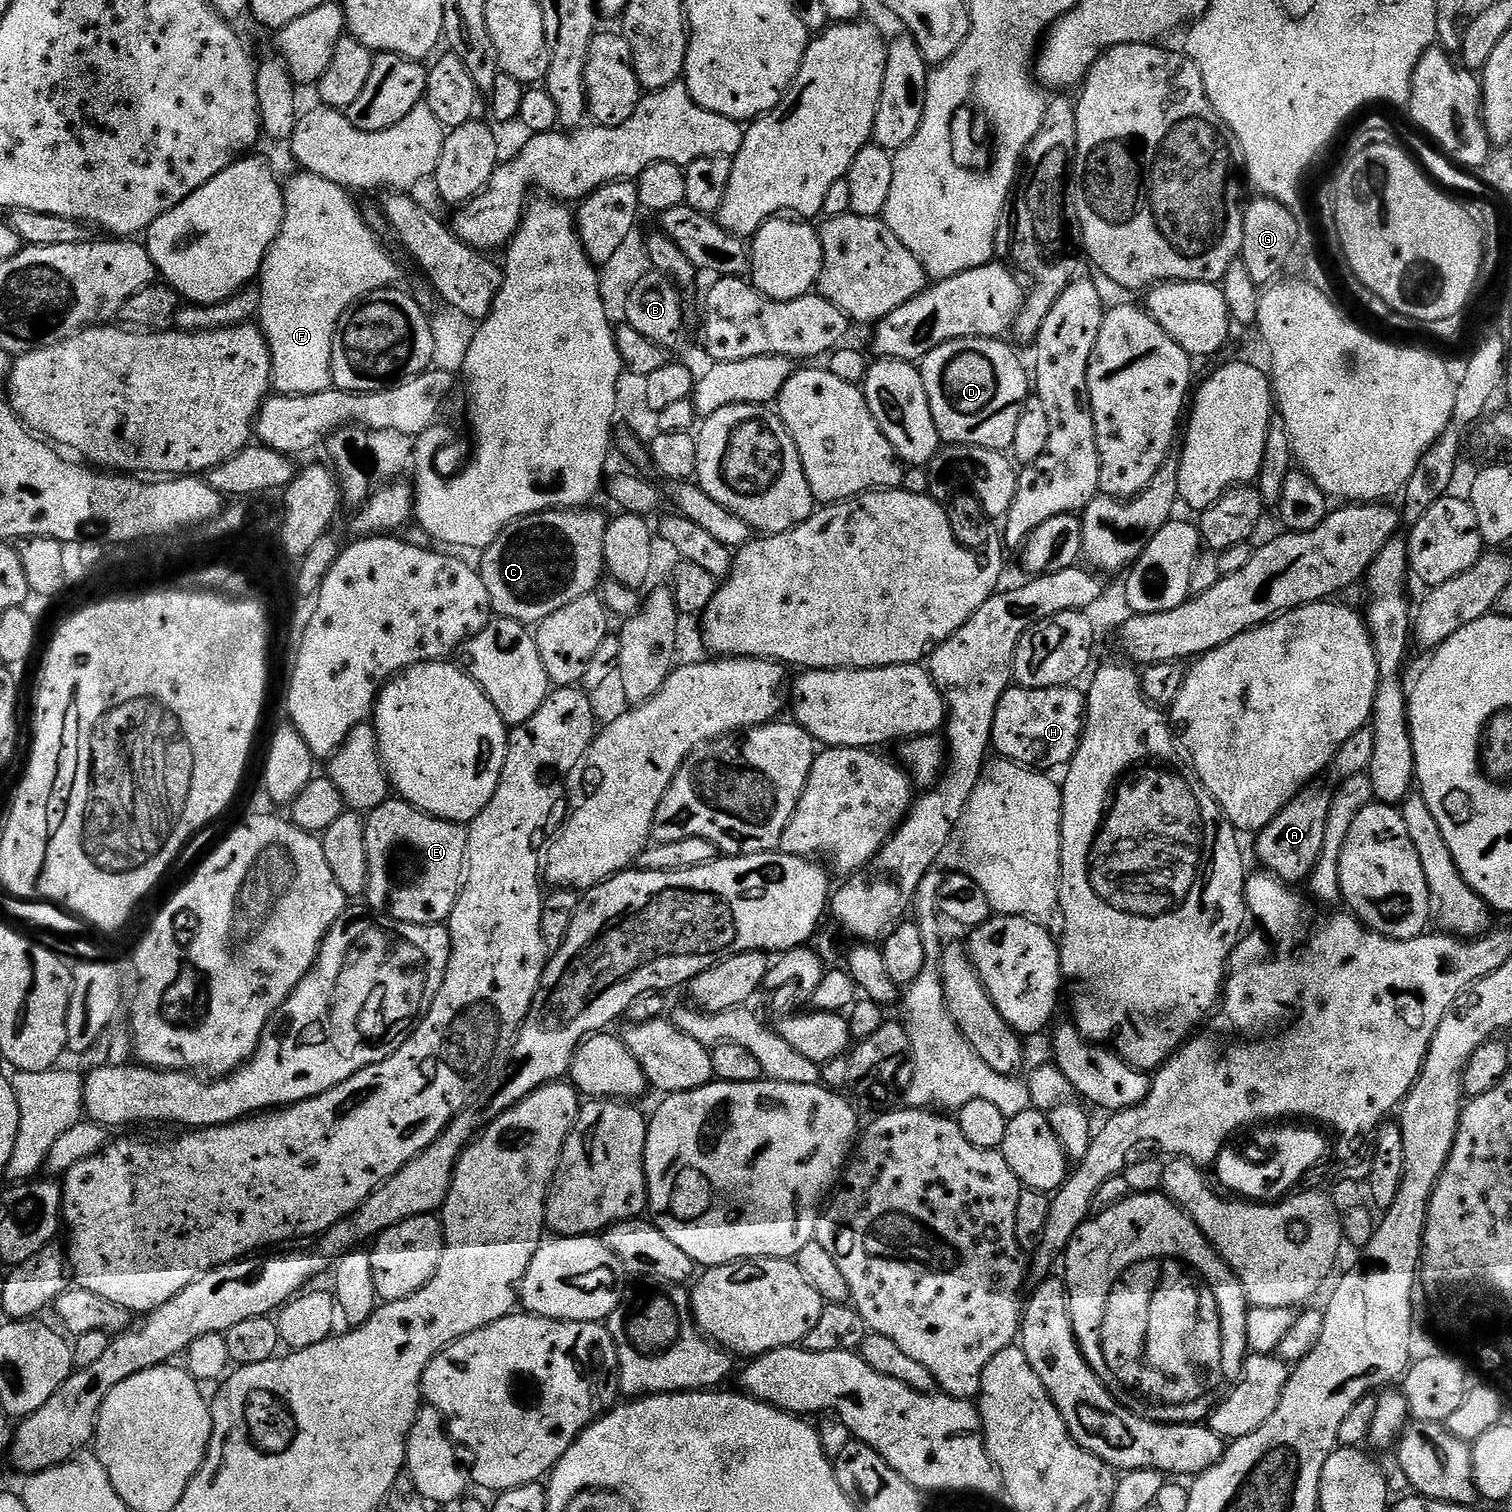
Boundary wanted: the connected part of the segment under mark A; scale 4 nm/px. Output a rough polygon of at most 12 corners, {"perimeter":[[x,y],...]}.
{"perimeter":[[1371,727],[1359,728],[1327,768],[1255,837],[1256,856],[1289,886],[1322,854],[1336,789],[1365,775]]}

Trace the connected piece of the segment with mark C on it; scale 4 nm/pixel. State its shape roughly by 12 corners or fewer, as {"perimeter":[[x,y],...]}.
{"perimeter":[[609,517],[508,524],[478,563],[492,611],[535,626],[605,575]]}

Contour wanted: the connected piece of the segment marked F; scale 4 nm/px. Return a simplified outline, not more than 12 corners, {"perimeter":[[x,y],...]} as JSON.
{"perimeter":[[297,171],[260,267],[273,393],[329,391],[336,323],[400,268]]}

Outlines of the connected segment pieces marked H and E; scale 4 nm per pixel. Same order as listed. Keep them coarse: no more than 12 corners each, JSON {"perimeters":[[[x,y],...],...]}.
{"perimeters":[[[1010,686],[992,748],[1026,768],[1072,763],[1088,701],[1079,687]],[[399,798],[364,820],[373,913],[444,924],[468,829]]]}

